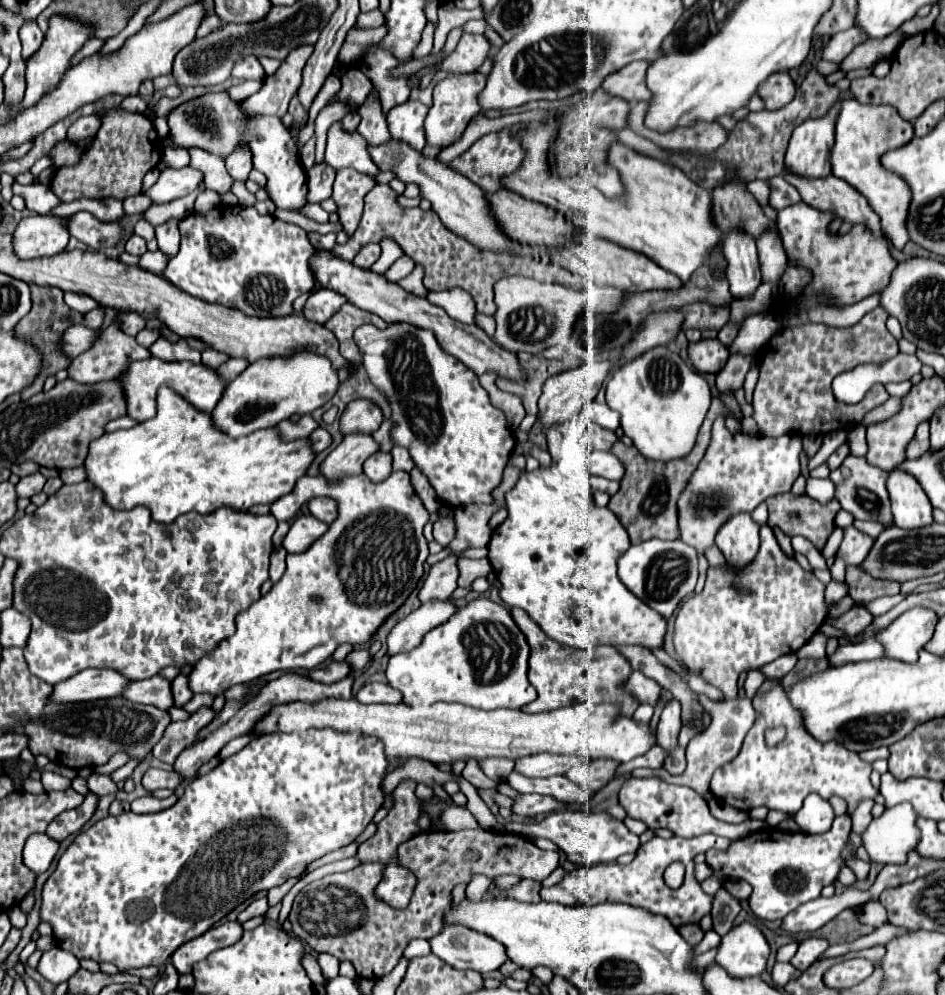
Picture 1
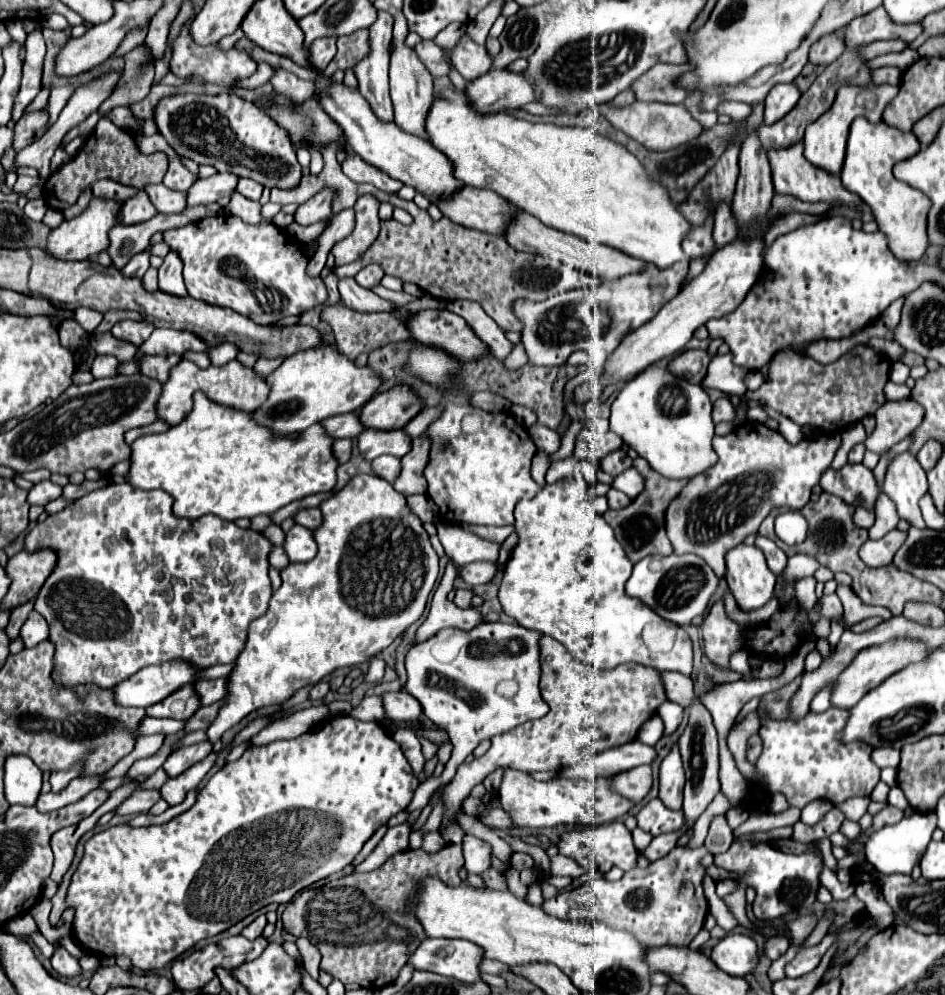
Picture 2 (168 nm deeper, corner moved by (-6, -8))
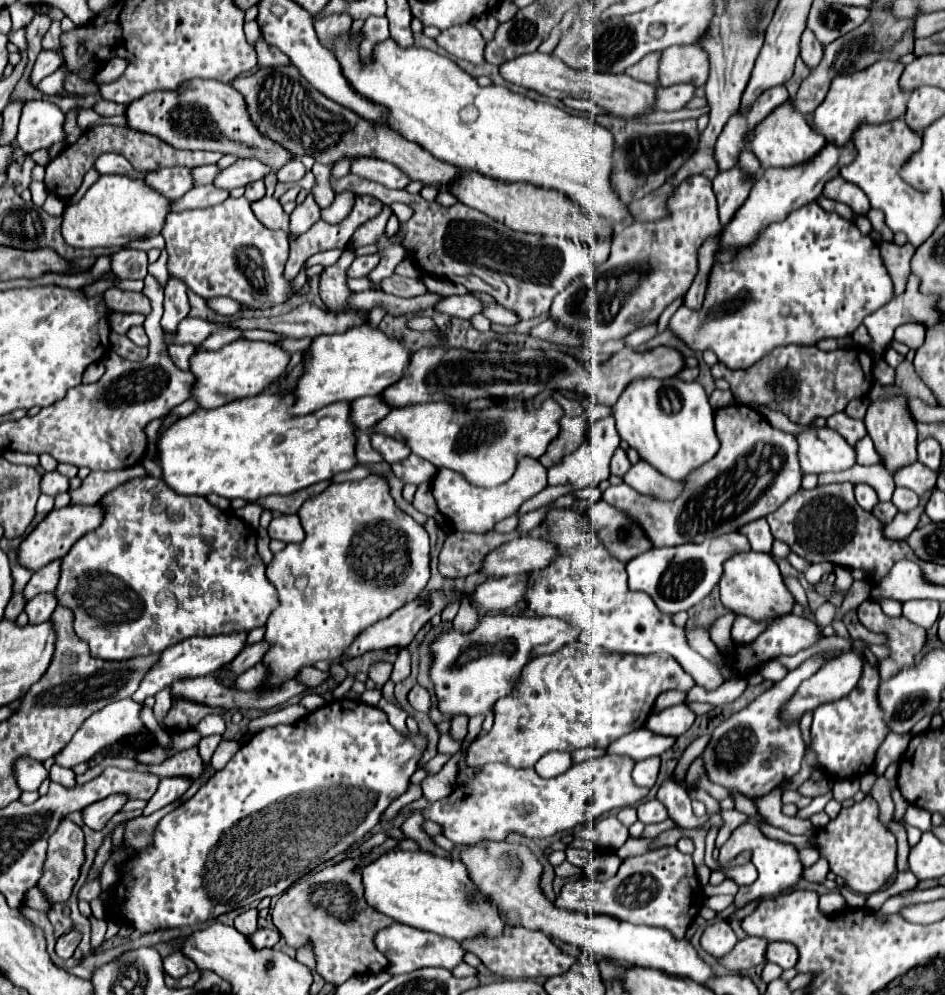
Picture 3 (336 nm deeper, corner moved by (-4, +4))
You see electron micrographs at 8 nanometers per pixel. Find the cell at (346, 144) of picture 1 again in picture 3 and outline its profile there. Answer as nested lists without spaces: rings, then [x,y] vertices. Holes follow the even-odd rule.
[[[353,158],[351,172],[361,176],[361,178],[379,182],[387,188],[405,188],[409,184],[407,176],[403,176],[403,172],[399,172],[399,168],[395,168],[391,162],[385,162],[385,160]]]

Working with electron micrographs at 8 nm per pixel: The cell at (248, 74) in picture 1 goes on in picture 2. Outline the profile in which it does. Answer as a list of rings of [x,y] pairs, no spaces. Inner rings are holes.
[[[189,18],[179,36],[171,42],[171,72],[177,78],[187,78],[187,76],[201,76],[207,82],[215,82],[215,84],[227,84],[231,86],[235,78],[249,78],[251,74],[255,74],[257,70],[257,62],[245,52],[245,50],[221,50],[217,44],[209,44],[209,46],[199,46],[193,42],[193,38],[189,36],[189,26],[191,26]]]

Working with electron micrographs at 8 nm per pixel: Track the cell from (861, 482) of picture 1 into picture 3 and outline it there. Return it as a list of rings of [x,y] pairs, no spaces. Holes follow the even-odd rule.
[[[811,426],[807,432],[797,436],[799,440],[799,458],[805,474],[821,472],[843,472],[857,464],[855,448],[843,440],[831,428]]]

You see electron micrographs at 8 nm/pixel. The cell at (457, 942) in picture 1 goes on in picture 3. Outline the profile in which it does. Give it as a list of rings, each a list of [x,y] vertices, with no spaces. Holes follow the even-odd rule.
[[[393,924],[381,930],[375,936],[375,946],[389,958],[387,970],[391,974],[405,974],[405,972],[413,972],[415,968],[425,968],[425,966],[441,966],[441,968],[453,970],[457,964],[463,962],[463,956],[465,956],[465,950],[457,940],[451,940],[435,932],[417,930],[405,924]]]

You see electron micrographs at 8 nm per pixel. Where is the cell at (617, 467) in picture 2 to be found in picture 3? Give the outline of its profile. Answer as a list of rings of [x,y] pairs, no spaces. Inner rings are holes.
[[[617,448],[615,454],[613,454],[613,458],[611,458],[611,474],[623,476],[629,470],[629,466],[631,466],[631,462],[629,462],[625,450],[623,448]]]

